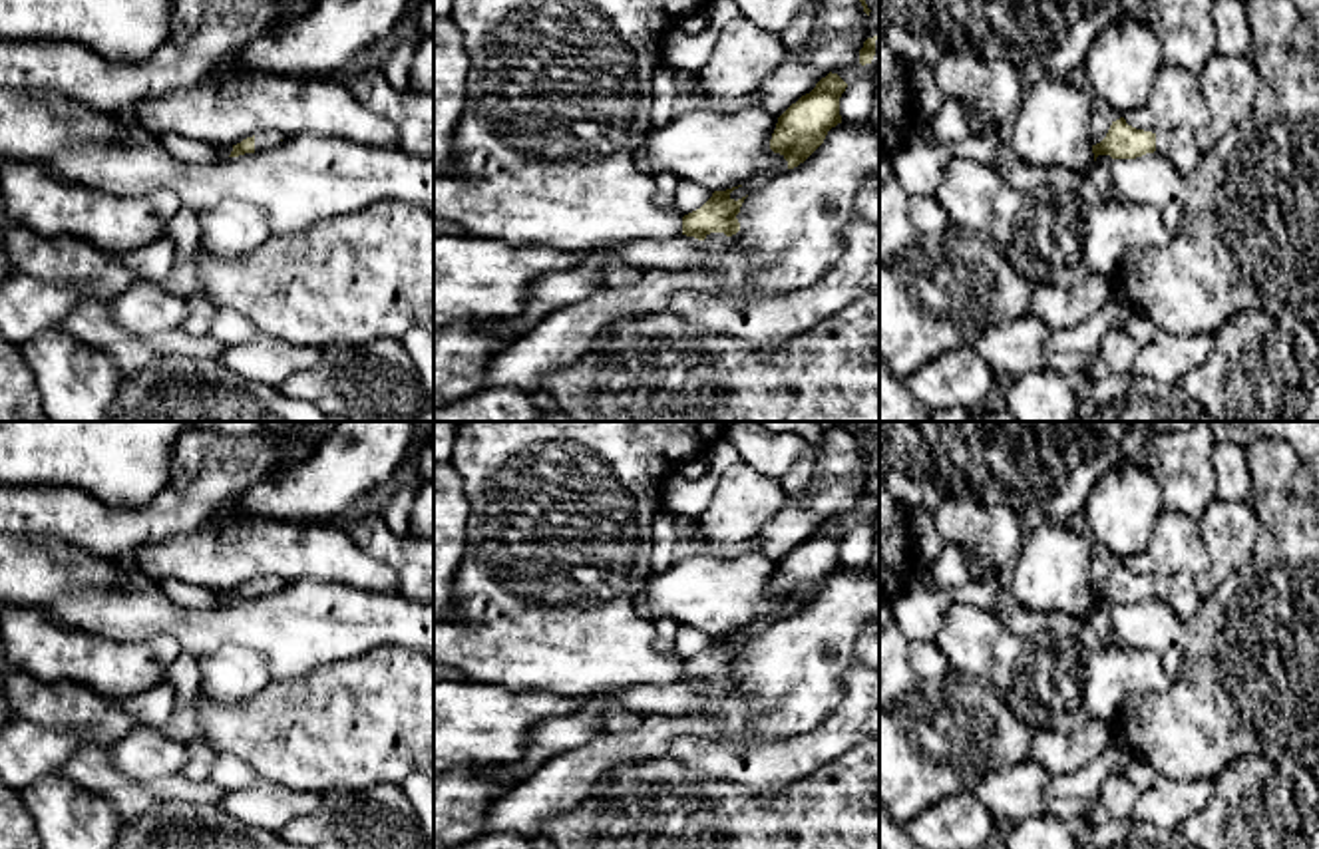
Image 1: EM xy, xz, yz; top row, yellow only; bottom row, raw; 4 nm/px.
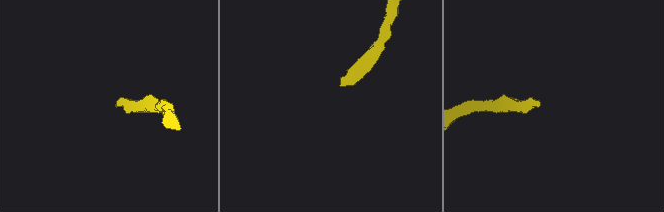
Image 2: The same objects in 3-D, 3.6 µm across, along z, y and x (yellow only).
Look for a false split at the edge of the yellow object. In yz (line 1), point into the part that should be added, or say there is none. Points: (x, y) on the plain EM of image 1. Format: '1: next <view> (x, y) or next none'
1: next yz (1178, 591)

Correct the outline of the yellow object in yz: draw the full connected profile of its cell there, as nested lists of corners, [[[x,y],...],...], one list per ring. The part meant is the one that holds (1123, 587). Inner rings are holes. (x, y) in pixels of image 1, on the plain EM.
[[[1124,563],[1112,567],[1106,583],[1092,591],[1094,606],[1098,600],[1112,604],[1136,604],[1146,598],[1162,598],[1182,622],[1188,622],[1202,602],[1196,579],[1190,573],[1176,573],[1168,579],[1136,575]]]

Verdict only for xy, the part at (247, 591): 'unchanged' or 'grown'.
grown

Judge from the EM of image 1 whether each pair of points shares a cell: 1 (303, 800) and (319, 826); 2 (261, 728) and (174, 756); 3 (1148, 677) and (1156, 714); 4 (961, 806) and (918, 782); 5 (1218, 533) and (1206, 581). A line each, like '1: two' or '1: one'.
1: two
2: two
3: two
4: two
5: one

